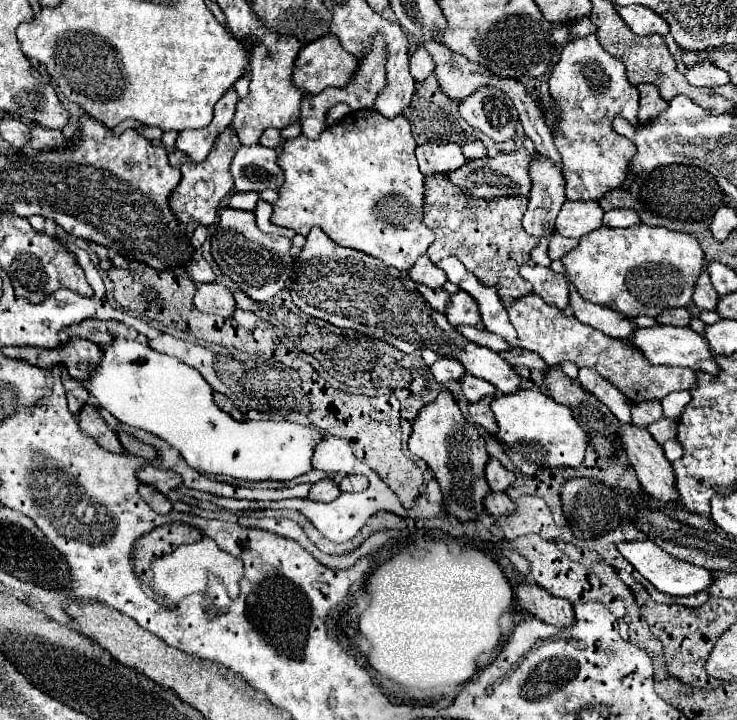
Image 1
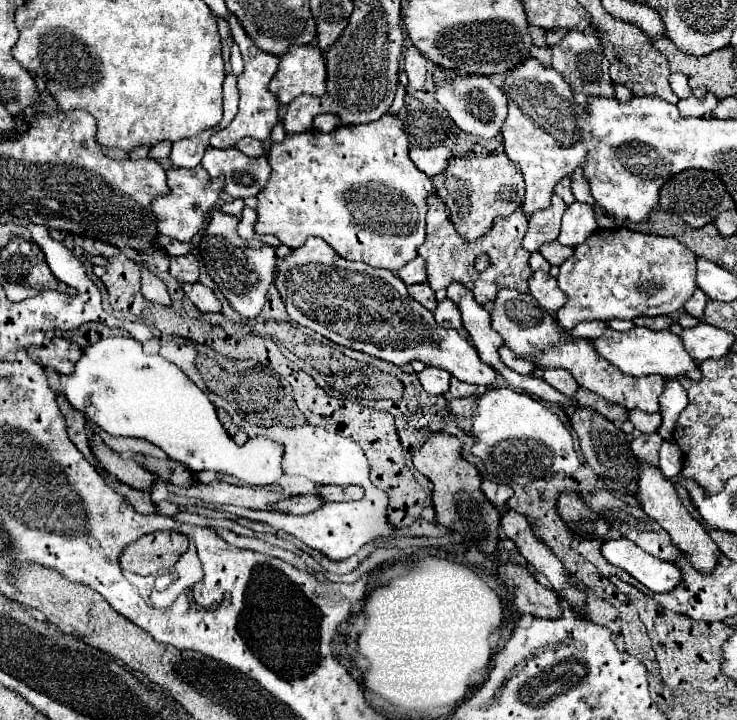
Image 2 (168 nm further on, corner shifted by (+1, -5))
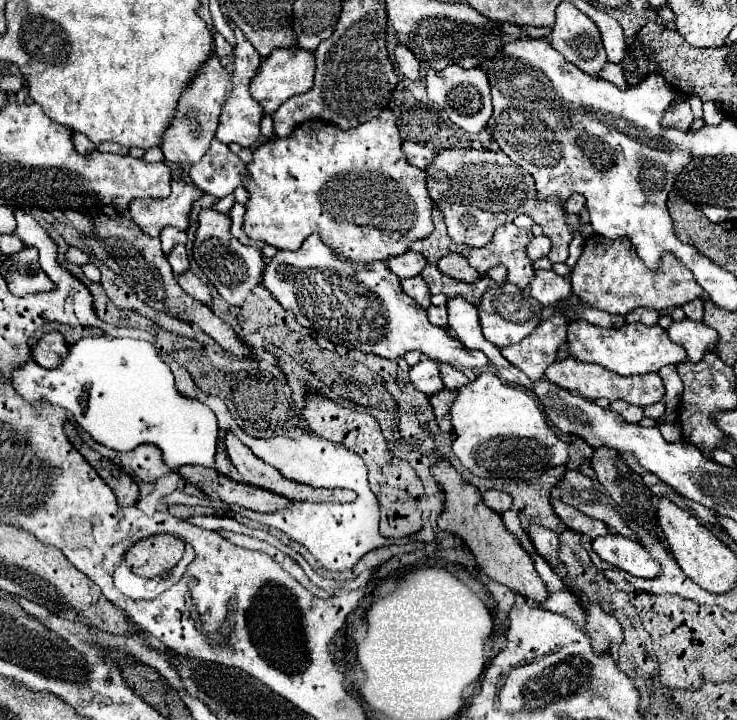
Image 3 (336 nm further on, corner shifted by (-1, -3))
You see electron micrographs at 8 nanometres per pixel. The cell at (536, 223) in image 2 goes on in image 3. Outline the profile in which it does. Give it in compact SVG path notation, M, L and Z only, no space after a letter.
M538 236L538 238L534 238L530 244L528 244L528 258L530 258L530 262L536 262L538 258L542 258L542 256L548 256L548 252L550 252L550 240L546 238L546 236Z

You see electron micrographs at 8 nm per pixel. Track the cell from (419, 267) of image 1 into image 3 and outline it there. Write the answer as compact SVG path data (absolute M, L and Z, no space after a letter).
M404 252L402 256L394 256L386 262L386 266L390 268L392 266L392 272L402 280L402 278L410 278L410 276L416 276L424 266L426 266L426 260L422 254L418 252Z

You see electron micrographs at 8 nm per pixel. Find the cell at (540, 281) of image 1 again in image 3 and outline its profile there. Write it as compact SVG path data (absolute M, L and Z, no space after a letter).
M534 270L530 294L544 306L554 306L572 296L570 280L558 276L554 270Z

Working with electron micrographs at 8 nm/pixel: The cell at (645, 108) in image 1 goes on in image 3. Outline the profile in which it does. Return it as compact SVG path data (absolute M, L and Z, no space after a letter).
M608 62L608 64L602 68L602 78L604 78L604 80L610 80L610 82L616 84L618 88L626 88L626 86L628 86L628 84L624 82L624 72L622 72L622 66L620 66L620 64Z

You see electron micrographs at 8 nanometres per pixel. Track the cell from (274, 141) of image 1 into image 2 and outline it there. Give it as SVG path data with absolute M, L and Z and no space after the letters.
M244 138L244 140L240 140L236 144L236 148L242 150L244 154L248 154L248 156L262 156L262 154L266 154L264 144L260 140L256 140L256 138Z

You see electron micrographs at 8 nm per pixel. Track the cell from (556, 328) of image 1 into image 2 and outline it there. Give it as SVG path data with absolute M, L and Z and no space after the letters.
M500 290L500 294L496 296L496 302L494 302L494 310L492 310L492 326L502 334L504 338L504 344L518 356L524 356L526 360L532 360L538 368L566 368L572 372L572 376L576 378L576 382L580 386L584 386L586 390L614 402L614 404L620 404L624 406L626 410L634 410L634 408L640 408L644 412L658 412L658 398L664 394L664 388L666 388L666 382L668 378L664 376L642 376L642 378L634 378L634 376L628 376L624 374L622 370L618 370L616 366L610 366L606 362L606 358L602 358L596 350L594 350L594 344L592 340L588 338L574 338L570 332L562 330L560 324L554 320L554 316L550 316L542 306L538 306L536 298L532 298L532 294L522 294L518 290Z

